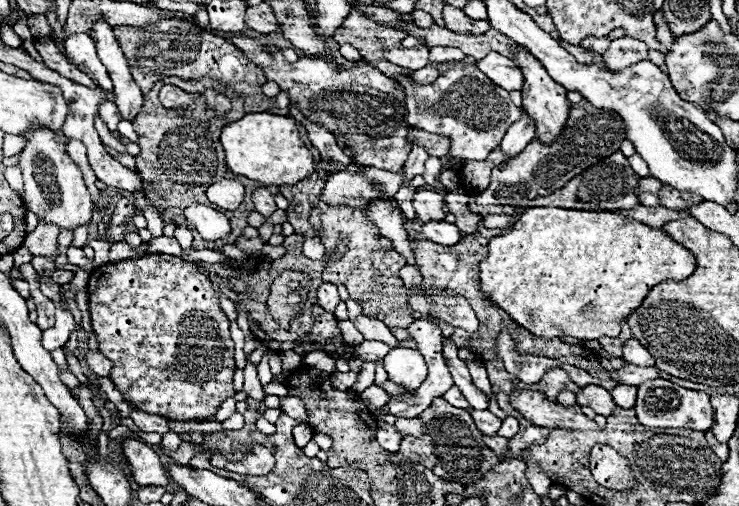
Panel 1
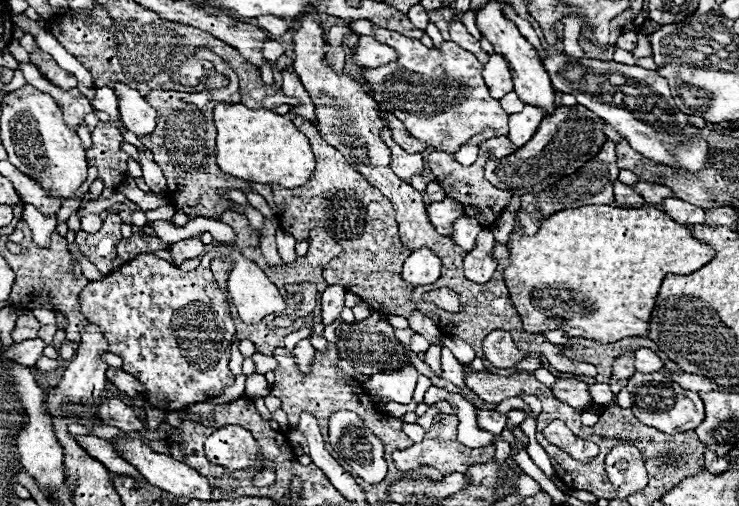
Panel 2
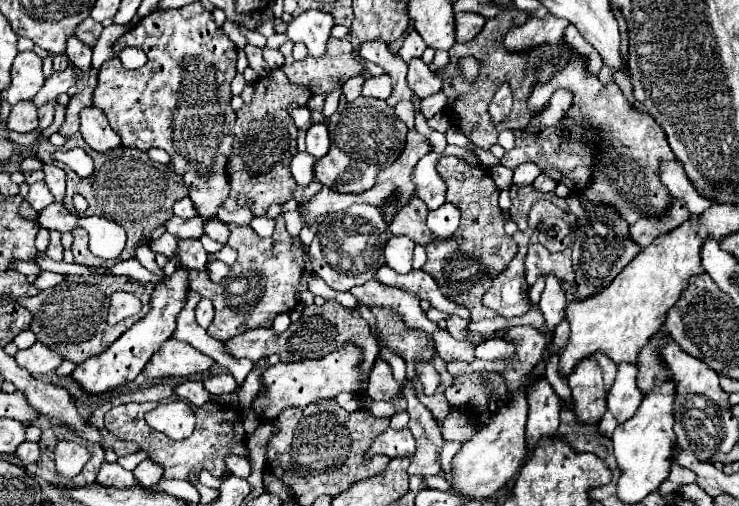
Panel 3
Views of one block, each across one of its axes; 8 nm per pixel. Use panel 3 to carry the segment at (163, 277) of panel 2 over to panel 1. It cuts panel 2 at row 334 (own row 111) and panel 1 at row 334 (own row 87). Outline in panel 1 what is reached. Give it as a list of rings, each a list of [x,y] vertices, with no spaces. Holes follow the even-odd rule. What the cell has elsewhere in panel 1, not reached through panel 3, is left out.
[[[148,254],[122,260],[120,264],[104,264],[90,274],[88,304],[100,352],[106,358],[120,358],[112,366],[110,380],[136,410],[178,422],[204,422],[218,412],[226,398],[236,394],[232,388],[232,374],[236,370],[234,342],[230,340],[228,318],[208,278],[192,264],[168,254]]]

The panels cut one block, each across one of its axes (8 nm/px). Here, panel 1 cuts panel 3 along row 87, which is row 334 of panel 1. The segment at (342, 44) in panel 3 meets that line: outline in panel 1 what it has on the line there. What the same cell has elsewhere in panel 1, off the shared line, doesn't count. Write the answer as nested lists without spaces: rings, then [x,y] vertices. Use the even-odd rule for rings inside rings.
[[[318,304],[312,306],[312,316],[314,316],[314,326],[310,334],[304,334],[302,338],[296,340],[294,352],[300,356],[306,356],[308,352],[322,350],[328,340],[342,340],[342,332],[338,328],[338,320],[334,318],[332,312],[326,312]]]

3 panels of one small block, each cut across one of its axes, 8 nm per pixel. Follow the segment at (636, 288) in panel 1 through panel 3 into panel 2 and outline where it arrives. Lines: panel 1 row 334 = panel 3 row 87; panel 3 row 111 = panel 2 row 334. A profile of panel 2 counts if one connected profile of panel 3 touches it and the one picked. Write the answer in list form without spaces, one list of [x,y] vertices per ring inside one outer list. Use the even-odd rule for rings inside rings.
[[[584,206],[578,210],[560,210],[550,214],[542,220],[534,236],[508,240],[508,258],[510,264],[504,270],[504,282],[528,334],[564,328],[568,336],[608,344],[628,336],[644,336],[648,332],[648,318],[664,276],[692,274],[700,270],[714,258],[714,250],[696,240],[686,226],[676,224],[666,212],[654,206]],[[556,288],[564,290],[570,302],[560,300],[556,296]]]

